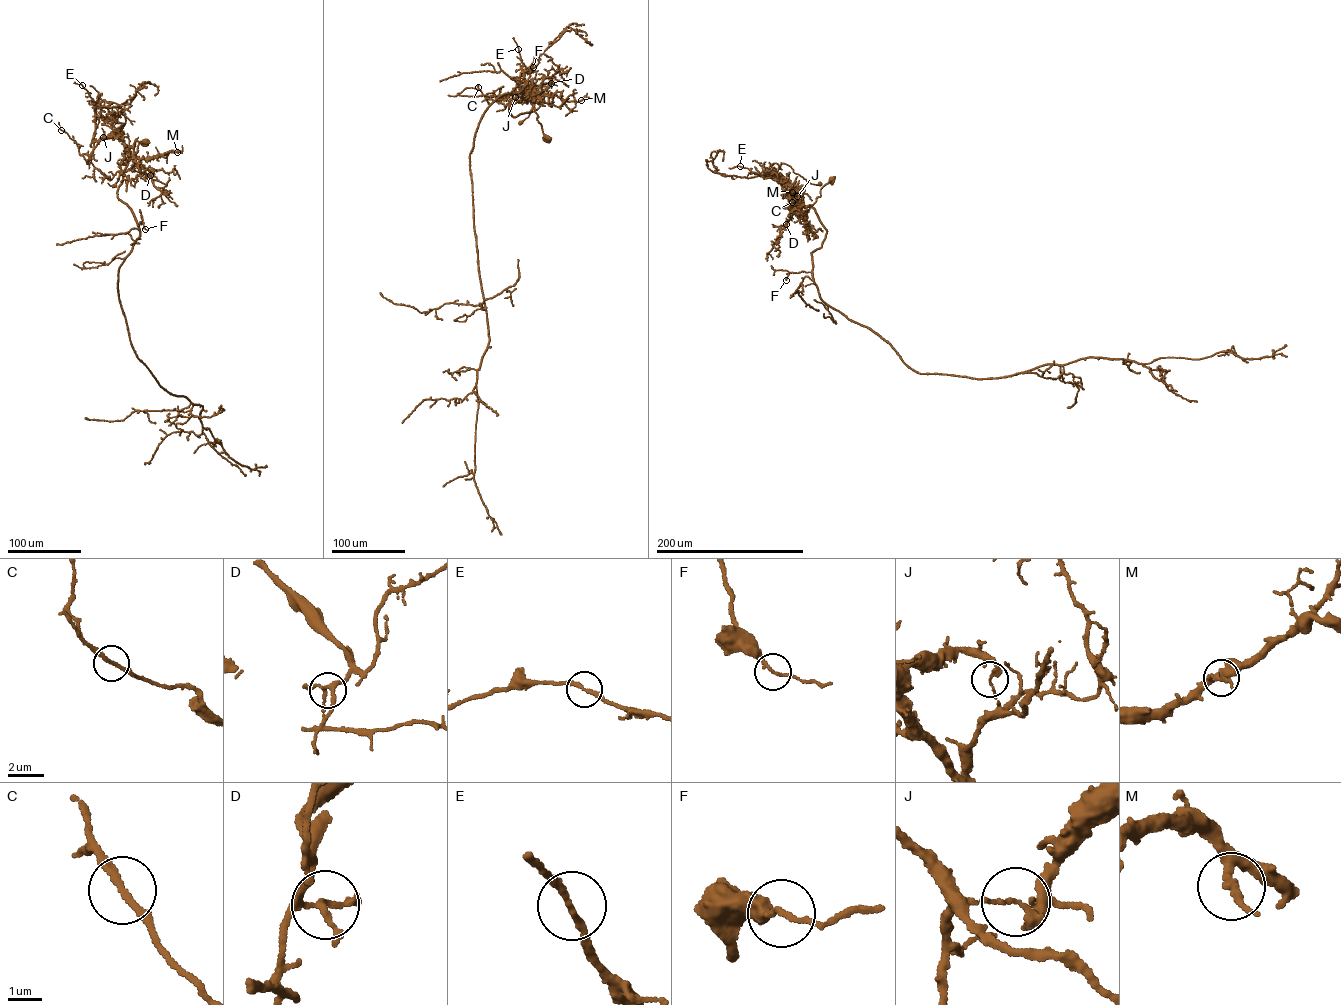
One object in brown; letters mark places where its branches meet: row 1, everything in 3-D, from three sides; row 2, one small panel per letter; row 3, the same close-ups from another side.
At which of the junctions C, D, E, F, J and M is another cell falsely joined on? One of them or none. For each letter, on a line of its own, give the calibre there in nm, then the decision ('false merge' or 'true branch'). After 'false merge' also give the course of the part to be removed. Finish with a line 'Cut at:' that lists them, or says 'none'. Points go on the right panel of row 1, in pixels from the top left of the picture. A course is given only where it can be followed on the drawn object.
C: 180 nm | true branch
D: 170 nm | true branch
E: 170 nm | true branch
F: 150 nm | true branch
J: 180 nm | false merge | (798, 196), (798, 202), (797, 196), (781, 177), (722, 175), (713, 162), (720, 150), (723, 152), (722, 161)
M: 200 nm | true branch
Cut at: J

